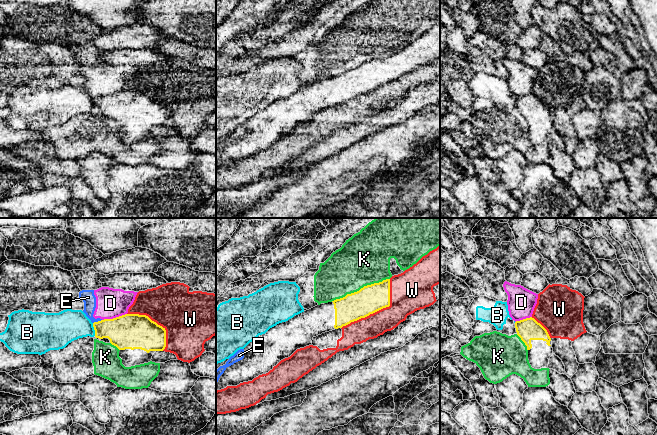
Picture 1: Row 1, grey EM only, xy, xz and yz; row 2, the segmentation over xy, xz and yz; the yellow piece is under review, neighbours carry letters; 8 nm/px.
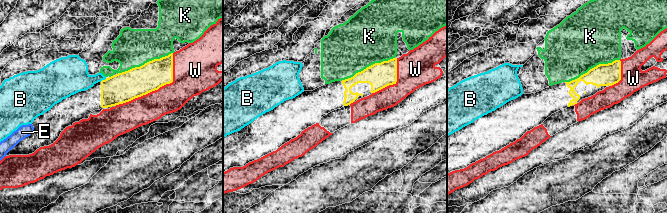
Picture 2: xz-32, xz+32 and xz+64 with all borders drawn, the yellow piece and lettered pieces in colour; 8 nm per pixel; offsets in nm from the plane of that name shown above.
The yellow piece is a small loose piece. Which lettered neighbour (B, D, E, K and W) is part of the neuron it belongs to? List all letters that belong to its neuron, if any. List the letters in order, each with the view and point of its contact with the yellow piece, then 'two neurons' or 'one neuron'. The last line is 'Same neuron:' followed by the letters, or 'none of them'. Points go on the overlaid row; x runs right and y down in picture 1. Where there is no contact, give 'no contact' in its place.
B: xy (94, 329) | two neurons
D: xy (114, 318) | two neurons
E: xy (98, 321) | two neurons
K: xz (361, 288) | two neurons
W: xz (378, 310) | two neurons
Same neuron: none of them

